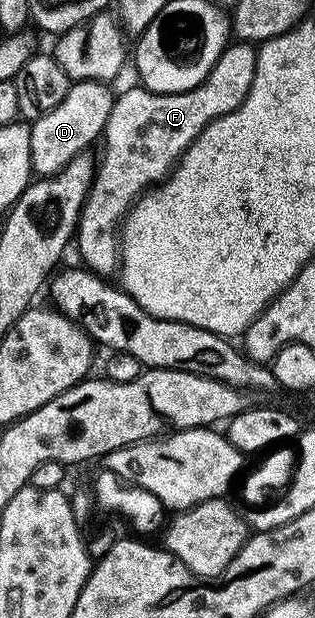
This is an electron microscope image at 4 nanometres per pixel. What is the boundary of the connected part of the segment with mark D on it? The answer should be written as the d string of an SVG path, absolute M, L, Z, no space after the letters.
M73 82L53 108L31 122L30 152L32 173L37 176L58 174L75 156L86 153L93 141L105 132L115 94L104 82Z

